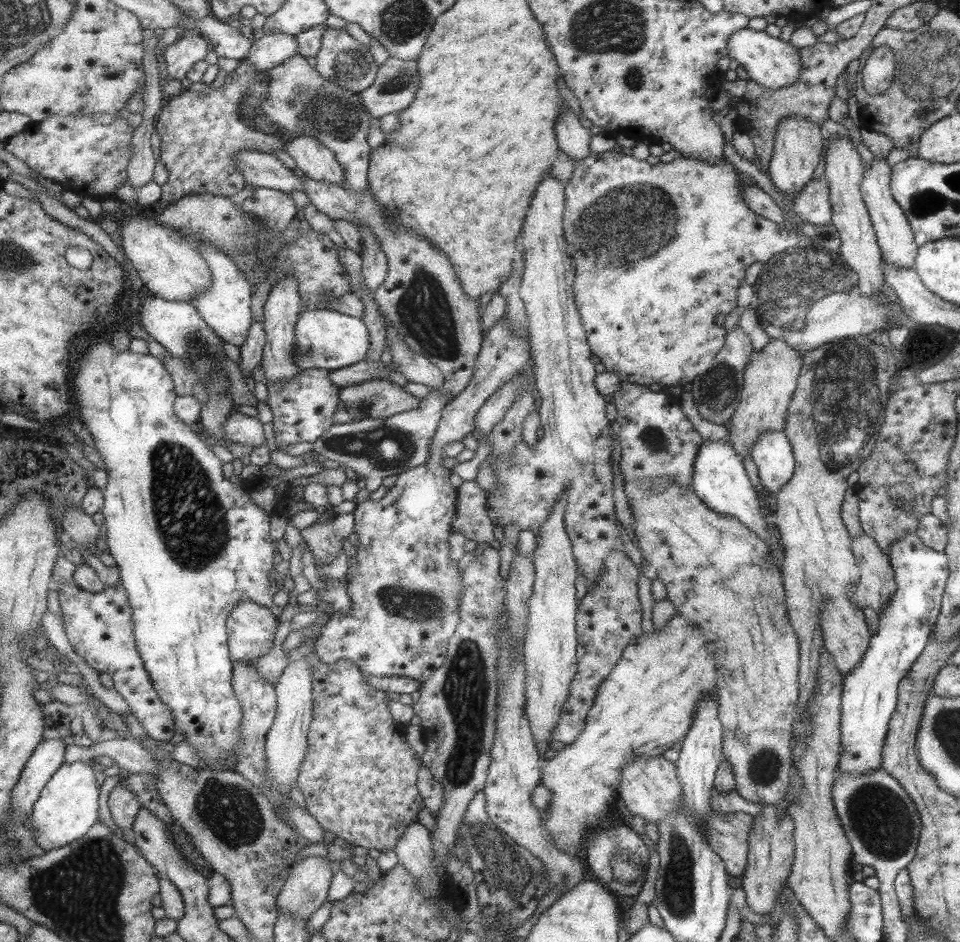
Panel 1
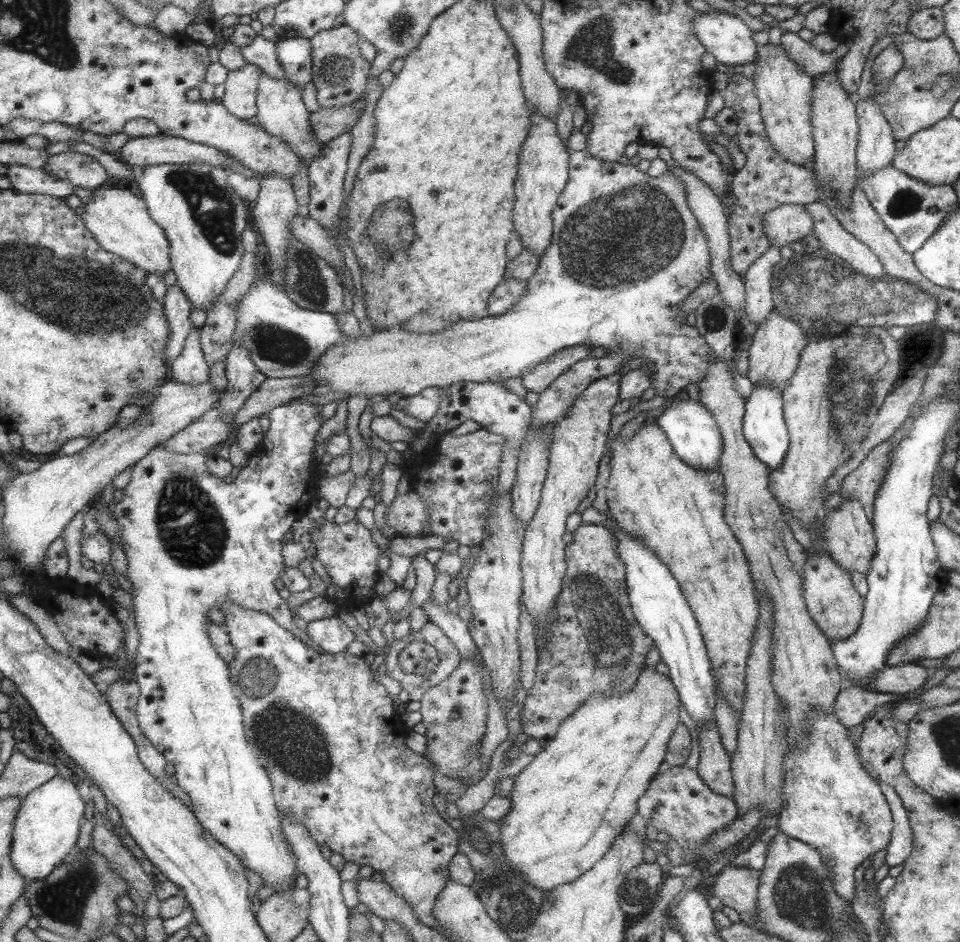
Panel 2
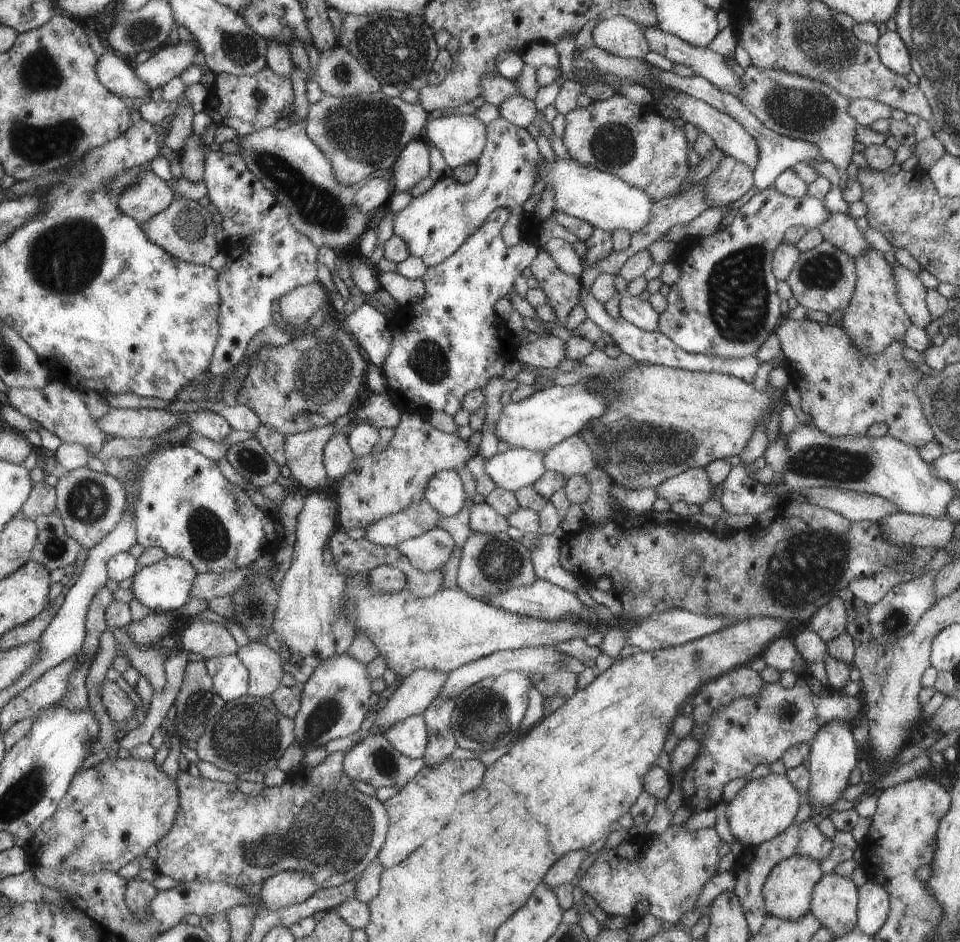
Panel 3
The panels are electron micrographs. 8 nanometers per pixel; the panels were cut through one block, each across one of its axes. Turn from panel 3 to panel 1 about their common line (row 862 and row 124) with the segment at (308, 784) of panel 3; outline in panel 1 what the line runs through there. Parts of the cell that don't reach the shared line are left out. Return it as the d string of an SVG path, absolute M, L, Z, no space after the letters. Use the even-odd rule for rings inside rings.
M291 56L275 70L260 72L255 71L251 63L241 60L233 72L227 73L219 89L209 89L209 85L205 85L201 91L182 89L179 95L170 96L158 108L154 128L160 140L160 161L168 170L168 179L160 186L161 196L158 201L172 203L185 195L218 194L227 198L236 195L245 185L234 166L237 153L256 150L273 155L277 150L282 150L288 140L299 135L311 135L328 147L343 167L344 181L340 187L345 193L361 193L368 188L371 149L366 134L371 122L373 120L360 105L358 92L343 90L329 82L301 56Z

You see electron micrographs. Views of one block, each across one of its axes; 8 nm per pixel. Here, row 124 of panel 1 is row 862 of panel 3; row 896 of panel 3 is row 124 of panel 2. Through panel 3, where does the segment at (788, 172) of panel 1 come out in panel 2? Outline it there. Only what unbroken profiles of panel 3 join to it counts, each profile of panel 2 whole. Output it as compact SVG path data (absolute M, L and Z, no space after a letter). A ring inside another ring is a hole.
M785 41L783 43L773 45L767 43L761 46L761 50L757 49L757 60L753 62L755 70L752 75L752 85L754 93L760 104L760 115L764 126L765 134L768 136L770 143L774 149L787 162L805 166L807 161L811 161L815 152L815 143L811 135L811 96L814 88L814 83L810 75L806 75L800 67L788 58Z

